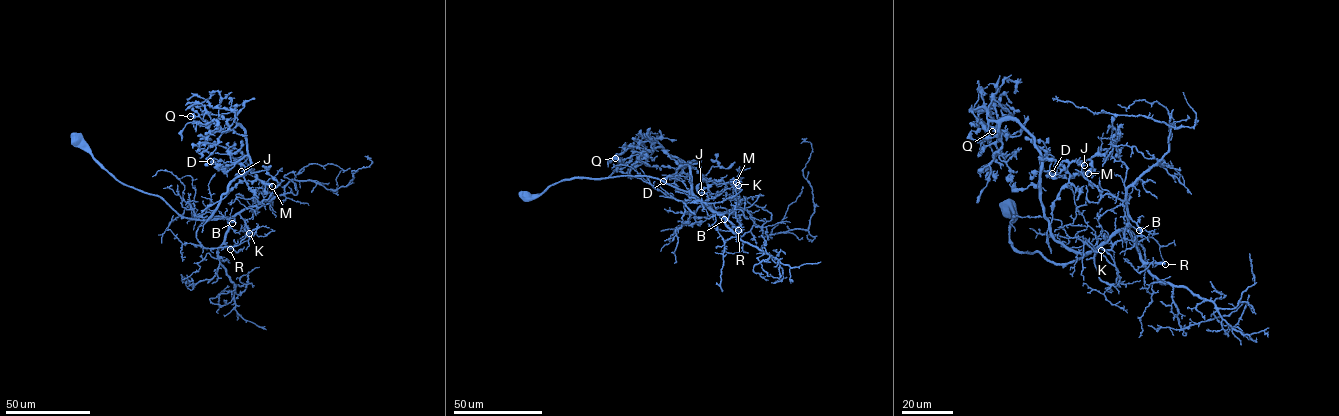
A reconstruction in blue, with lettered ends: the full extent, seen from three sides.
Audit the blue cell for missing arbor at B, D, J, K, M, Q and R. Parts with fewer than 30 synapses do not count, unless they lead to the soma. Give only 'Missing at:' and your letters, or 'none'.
Missing at: J, R

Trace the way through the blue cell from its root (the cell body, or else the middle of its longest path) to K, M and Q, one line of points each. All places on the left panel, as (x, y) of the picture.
K: (74, 138), (121, 182), (161, 196), (183, 216), (206, 221), (196, 234), (204, 247), (238, 246), (249, 233)
M: (74, 138), (120, 181), (161, 196), (185, 217), (211, 217), (220, 200), (244, 180), (250, 169), (272, 186)
Q: (74, 138), (121, 182), (161, 196), (183, 216), (207, 220), (251, 159), (240, 126), (223, 132), (190, 116)

